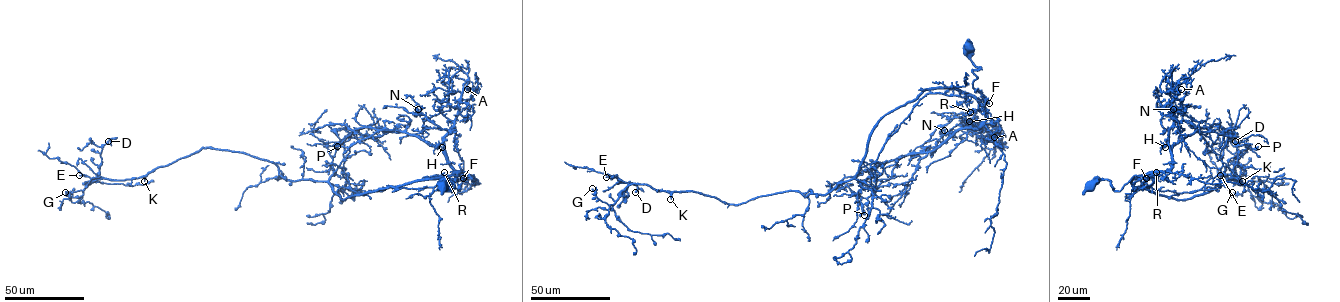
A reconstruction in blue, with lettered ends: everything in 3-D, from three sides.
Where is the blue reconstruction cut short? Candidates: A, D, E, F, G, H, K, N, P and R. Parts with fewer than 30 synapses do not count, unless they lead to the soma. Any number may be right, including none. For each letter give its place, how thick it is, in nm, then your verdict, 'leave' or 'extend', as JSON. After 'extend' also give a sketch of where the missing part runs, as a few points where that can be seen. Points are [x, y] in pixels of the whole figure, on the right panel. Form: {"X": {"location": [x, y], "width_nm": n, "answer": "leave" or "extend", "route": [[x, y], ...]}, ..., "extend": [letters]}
{"A": {"location": [1181, 89], "width_nm": 190, "answer": "leave"}, "D": {"location": [1235, 141], "width_nm": 320, "answer": "leave"}, "E": {"location": [1220, 175], "width_nm": 140, "answer": "leave"}, "F": {"location": [1146, 178], "width_nm": 180, "answer": "leave"}, "G": {"location": [1232, 192], "width_nm": 180, "answer": "leave"}, "H": {"location": [1165, 147], "width_nm": 160, "answer": "leave"}, "K": {"location": [1242, 181], "width_nm": 200, "answer": "extend", "route": [[1242, 181], [1258, 189], [1261, 187], [1263, 191]]}, "N": {"location": [1173, 109], "width_nm": 150, "answer": "leave"}, "P": {"location": [1258, 146], "width_nm": 150, "answer": "leave"}, "R": {"location": [1156, 172], "width_nm": 160, "answer": "leave"}, "extend": ["K"]}

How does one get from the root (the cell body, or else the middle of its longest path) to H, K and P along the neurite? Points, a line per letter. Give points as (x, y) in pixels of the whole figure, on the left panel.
H: (442, 185), (451, 181), (449, 191), (446, 179), (458, 172), (442, 147)
K: (442, 185), (457, 174), (342, 199), (326, 182), (286, 180), (272, 163), (211, 147), (144, 181)
P: (442, 185), (449, 191), (458, 171), (415, 136), (378, 130), (333, 174), (327, 147), (337, 146)

